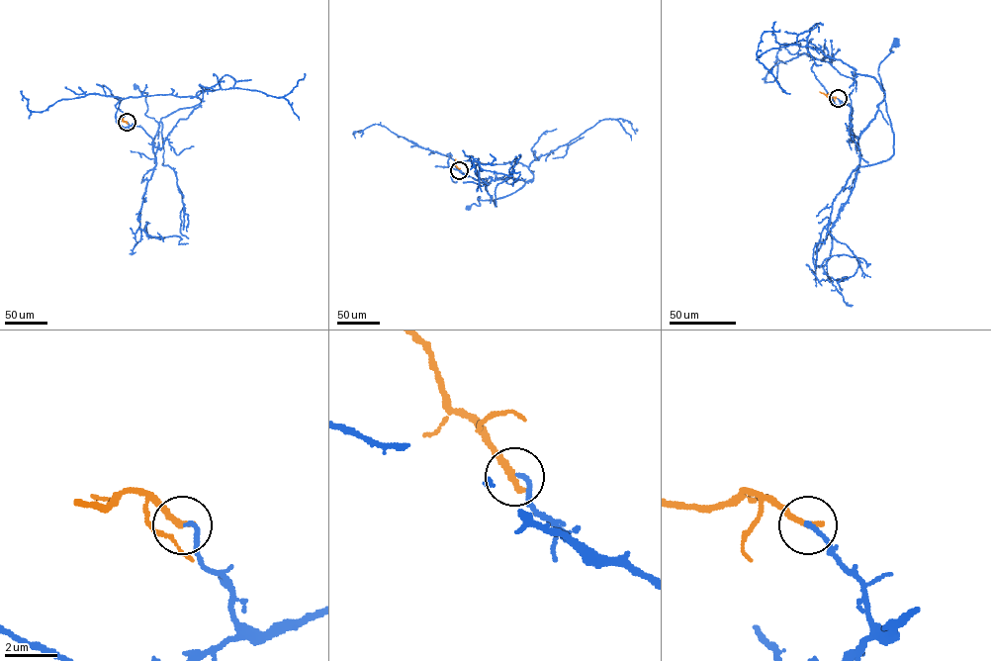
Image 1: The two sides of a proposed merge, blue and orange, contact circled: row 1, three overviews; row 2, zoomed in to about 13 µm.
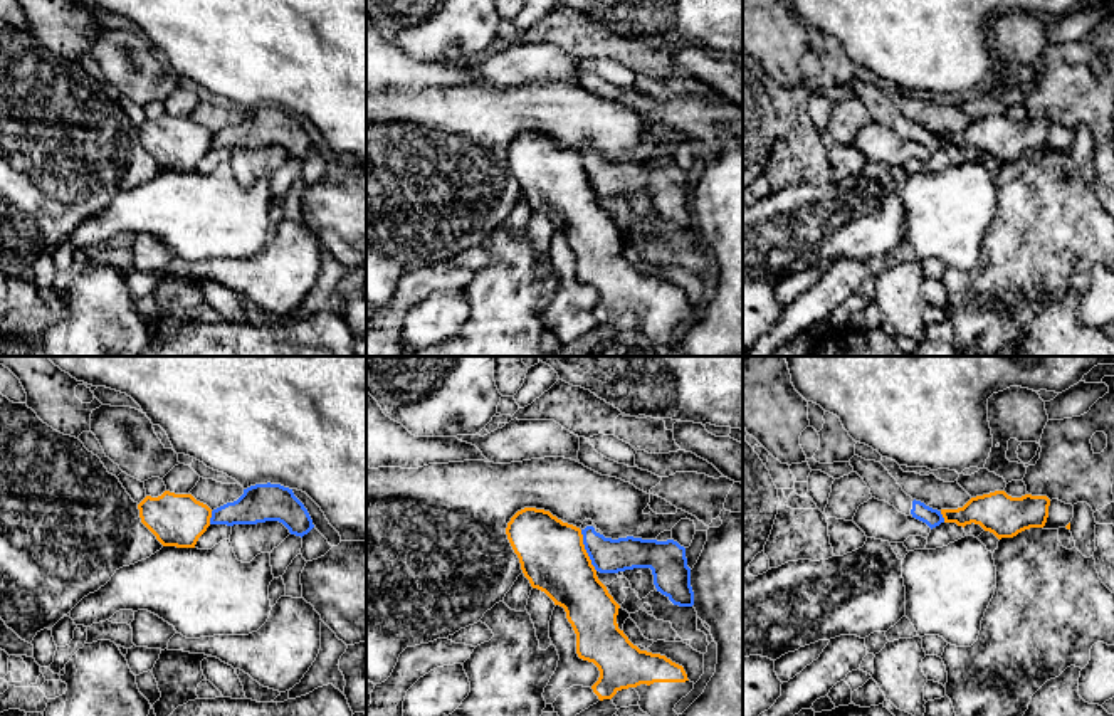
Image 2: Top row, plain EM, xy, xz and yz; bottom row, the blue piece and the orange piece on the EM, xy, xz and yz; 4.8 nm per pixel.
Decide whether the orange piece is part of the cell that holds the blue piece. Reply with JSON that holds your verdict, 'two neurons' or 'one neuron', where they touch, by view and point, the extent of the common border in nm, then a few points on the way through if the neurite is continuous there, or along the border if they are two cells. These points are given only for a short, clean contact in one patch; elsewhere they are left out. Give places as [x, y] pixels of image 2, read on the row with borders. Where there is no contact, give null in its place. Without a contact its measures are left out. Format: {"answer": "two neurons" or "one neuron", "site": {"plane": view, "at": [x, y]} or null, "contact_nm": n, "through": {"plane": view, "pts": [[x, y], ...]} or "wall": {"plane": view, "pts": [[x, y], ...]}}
{"answer": "two neurons", "site": {"plane": "xz", "at": [585, 548]}, "contact_nm": 220, "wall": {"plane": "xz", "pts": [[580, 530], [583, 548], [597, 570]]}}

